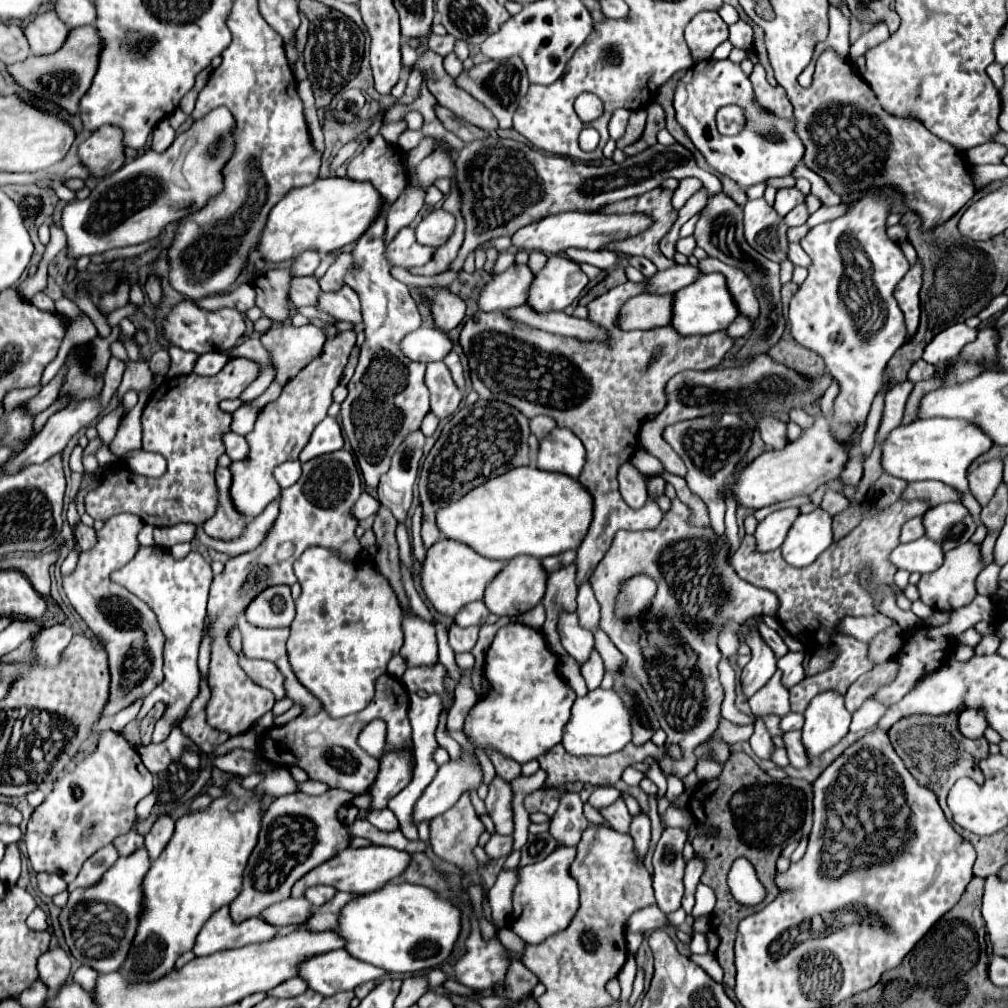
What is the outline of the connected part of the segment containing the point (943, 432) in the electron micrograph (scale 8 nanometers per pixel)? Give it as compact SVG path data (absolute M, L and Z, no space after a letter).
M922 418L908 426L898 426L890 432L888 440L882 446L882 468L886 474L892 474L896 478L902 478L906 482L912 480L938 480L944 482L963 494L962 503L977 519L977 525L981 523L980 513L982 507L972 496L969 490L966 472L970 464L988 452L994 446L994 442L980 430L980 426L968 422L968 420L948 420L948 418Z

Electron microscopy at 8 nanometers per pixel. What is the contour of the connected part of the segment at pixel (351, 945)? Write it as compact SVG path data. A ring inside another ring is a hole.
M402 882L402 884L386 884L384 890L364 894L356 898L356 902L346 904L340 914L340 926L336 928L336 932L340 932L340 936L346 940L344 948L358 960L368 962L372 966L380 966L388 972L412 974L420 970L432 970L452 954L452 948L462 930L460 920L462 912L454 902L440 898L432 888Z

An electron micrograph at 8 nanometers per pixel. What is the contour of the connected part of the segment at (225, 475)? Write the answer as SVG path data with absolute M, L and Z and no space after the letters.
M220 468L216 470L216 484L220 490L220 506L218 512L204 522L204 530L208 536L216 540L236 540L244 534L248 520L236 512L236 506L230 498L230 486L232 486L232 474L230 468Z

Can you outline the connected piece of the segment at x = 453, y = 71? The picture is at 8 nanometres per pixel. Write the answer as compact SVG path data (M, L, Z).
M450 52L448 56L444 56L444 70L446 70L452 78L456 78L456 74L462 72L462 62L458 60L458 56L456 56L454 52Z

